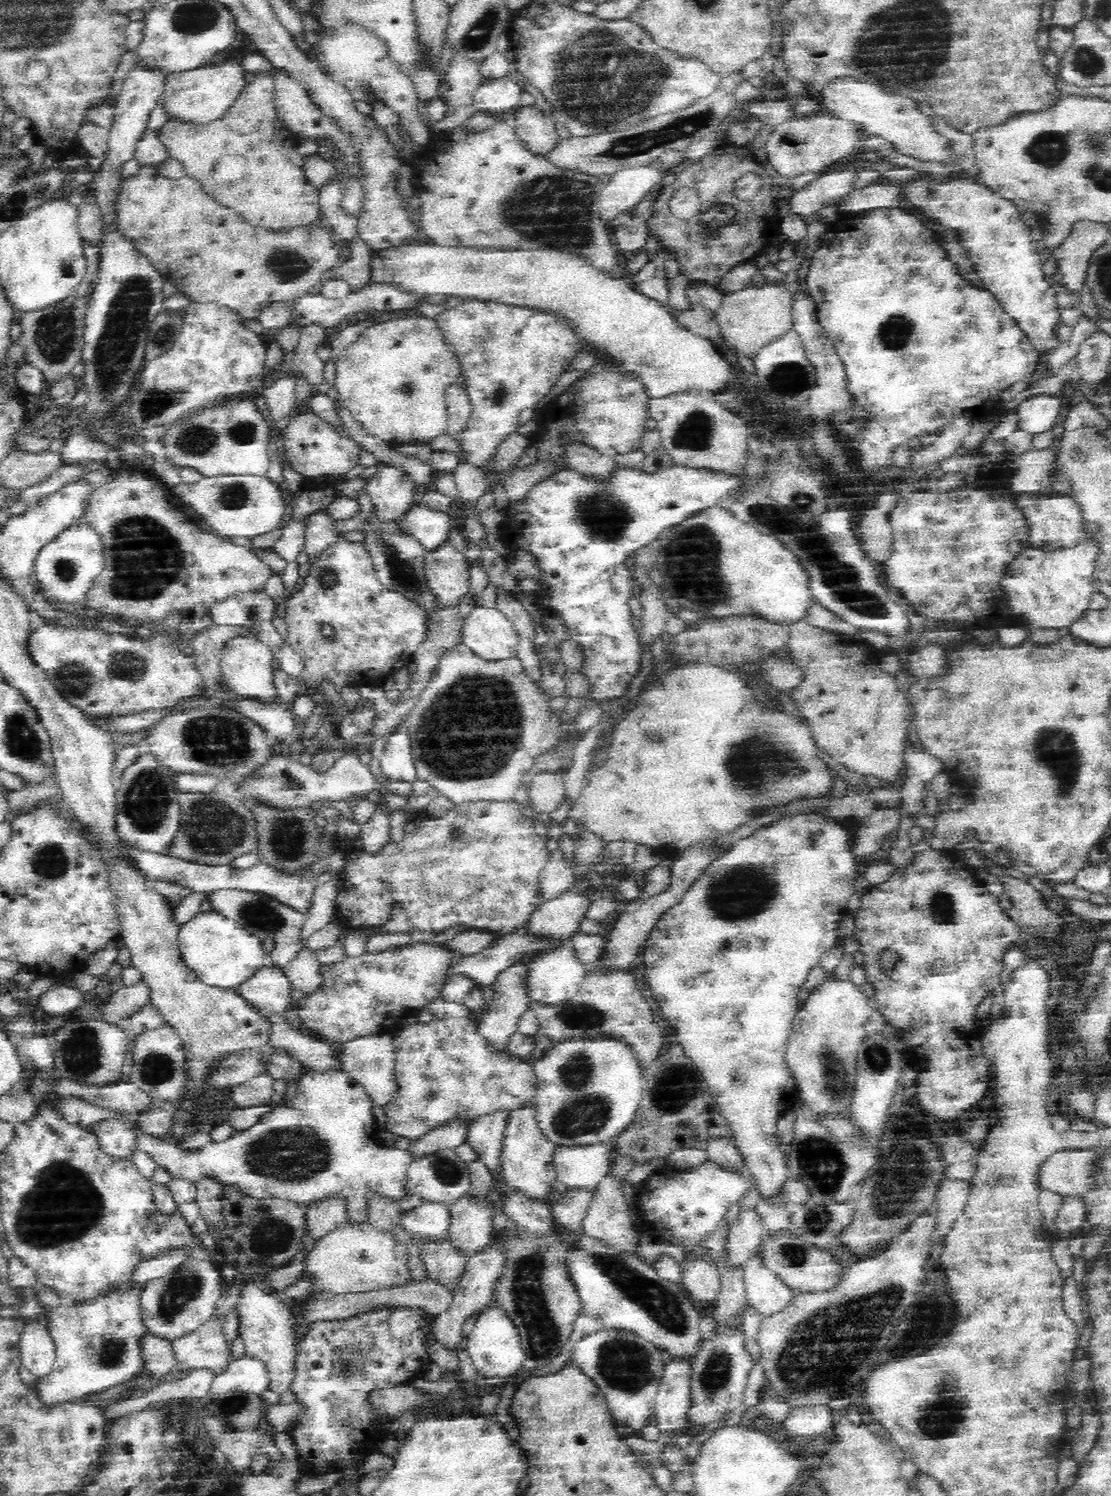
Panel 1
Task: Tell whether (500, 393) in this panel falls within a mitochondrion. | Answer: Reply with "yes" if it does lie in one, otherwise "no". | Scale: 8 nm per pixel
yes

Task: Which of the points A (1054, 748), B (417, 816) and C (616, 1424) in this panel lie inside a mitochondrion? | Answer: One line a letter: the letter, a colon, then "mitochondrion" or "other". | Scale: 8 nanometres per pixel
A: mitochondrion
B: other
C: other

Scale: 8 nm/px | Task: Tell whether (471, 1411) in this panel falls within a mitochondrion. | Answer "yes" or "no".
no

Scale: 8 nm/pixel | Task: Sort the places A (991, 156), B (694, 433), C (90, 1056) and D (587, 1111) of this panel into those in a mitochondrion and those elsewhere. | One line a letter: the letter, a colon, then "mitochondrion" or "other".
A: other
B: mitochondrion
C: mitochondrion
D: mitochondrion

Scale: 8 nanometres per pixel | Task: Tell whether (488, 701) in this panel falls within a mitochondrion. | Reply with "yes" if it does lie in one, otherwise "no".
yes

